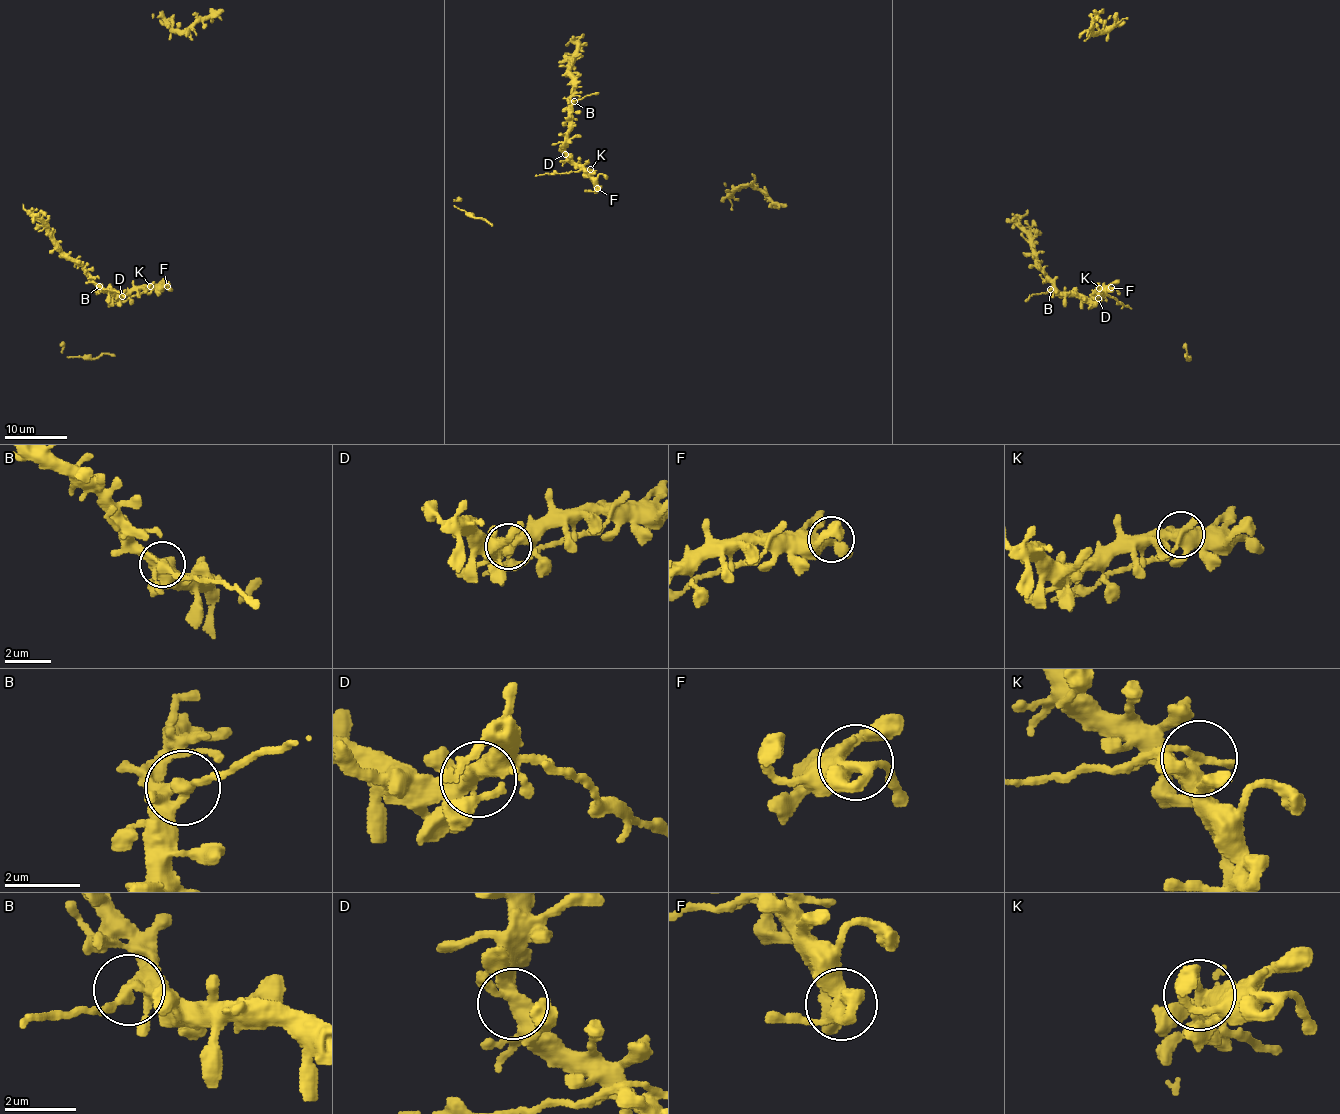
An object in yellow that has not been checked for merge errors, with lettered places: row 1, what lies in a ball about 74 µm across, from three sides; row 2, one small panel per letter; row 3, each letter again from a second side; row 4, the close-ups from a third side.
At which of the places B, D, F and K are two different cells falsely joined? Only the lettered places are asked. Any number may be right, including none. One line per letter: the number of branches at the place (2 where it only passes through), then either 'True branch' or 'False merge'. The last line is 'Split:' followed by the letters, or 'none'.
B: Branches: 3. False merge
D: Branches: 3. True branch
F: Branches: 3. True branch
K: Branches: 2. False merge
Split: B, K

